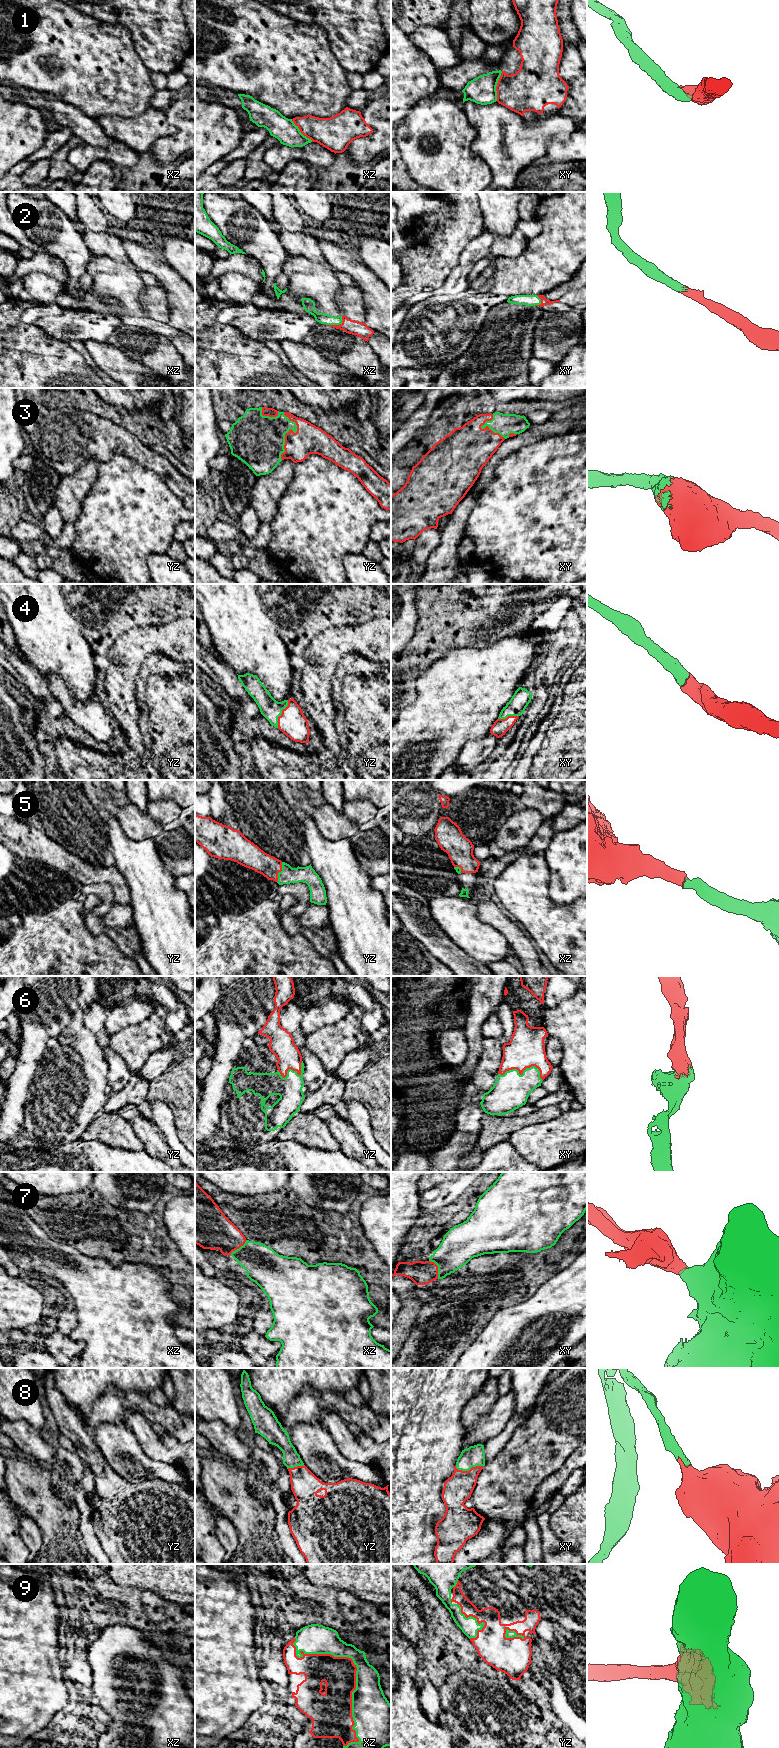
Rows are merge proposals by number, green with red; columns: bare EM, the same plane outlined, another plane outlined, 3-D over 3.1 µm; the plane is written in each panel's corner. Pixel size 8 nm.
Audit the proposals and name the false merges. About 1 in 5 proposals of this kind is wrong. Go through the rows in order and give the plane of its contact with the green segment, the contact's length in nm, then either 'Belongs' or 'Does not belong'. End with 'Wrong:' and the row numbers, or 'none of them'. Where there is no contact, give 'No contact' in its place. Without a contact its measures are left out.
1: Touches green in xy. Shared border 240 nm. Does not belong
2: Touches green in xz. Shared border 130 nm. Belongs
3: Touches green in yz. Shared border 380 nm. Belongs
4: Touches green in yz. Shared border 240 nm. Belongs
5: Touches green in yz. Shared border 170 nm. Belongs
6: Touches green in xy. Shared border 360 nm. Belongs
7: Touches green in xy. Shared border 170 nm. Belongs
8: Touches green in xy. Shared border 220 nm. Belongs
9: Touches green in xz. Shared border 1000 nm. Belongs
Wrong: 1

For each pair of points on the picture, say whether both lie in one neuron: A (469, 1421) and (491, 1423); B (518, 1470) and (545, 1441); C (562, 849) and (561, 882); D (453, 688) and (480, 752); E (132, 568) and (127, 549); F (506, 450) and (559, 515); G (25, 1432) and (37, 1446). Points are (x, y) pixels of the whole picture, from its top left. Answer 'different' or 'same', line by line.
A: different
B: same
C: same
D: different
E: same
F: different
G: same

